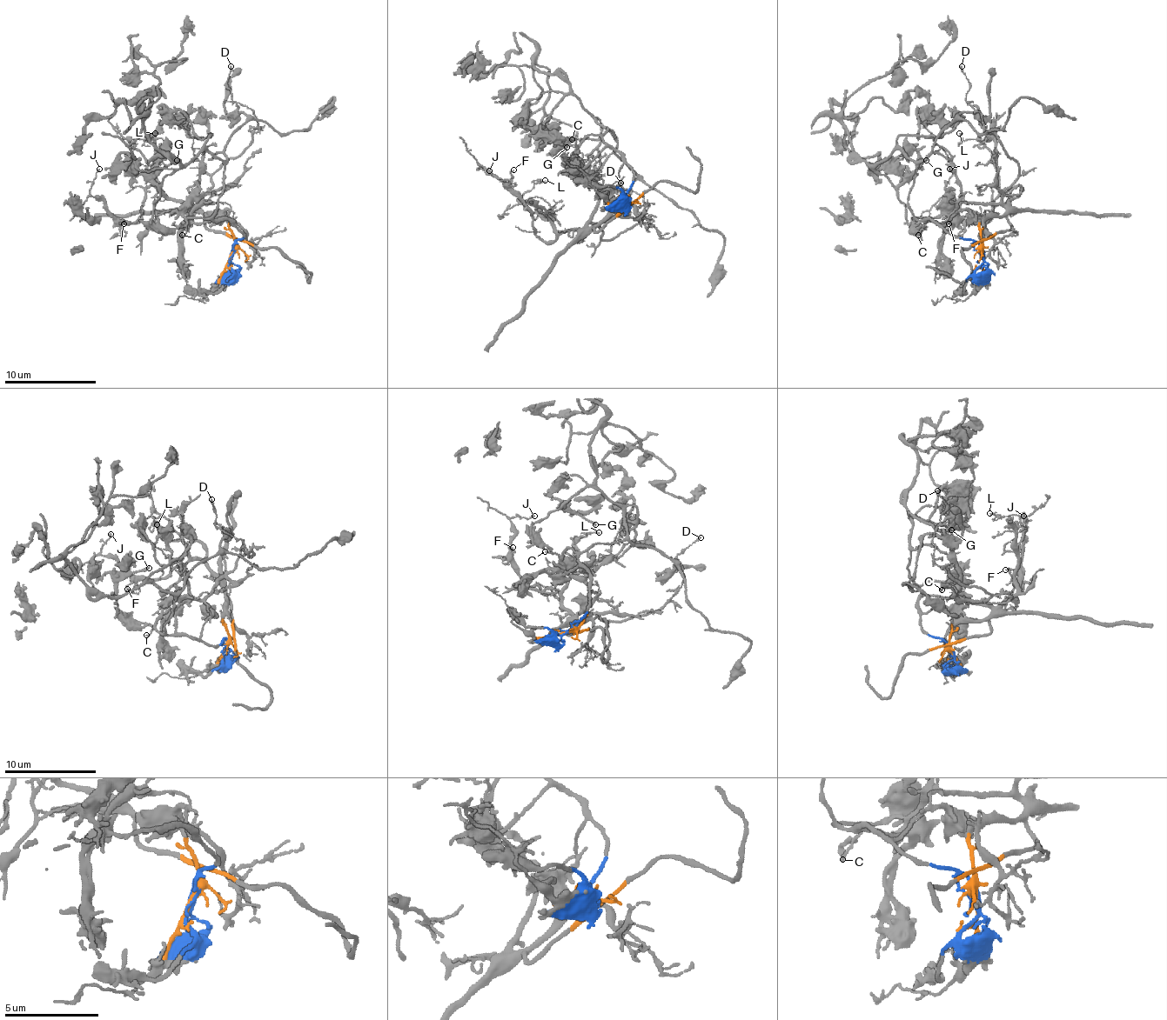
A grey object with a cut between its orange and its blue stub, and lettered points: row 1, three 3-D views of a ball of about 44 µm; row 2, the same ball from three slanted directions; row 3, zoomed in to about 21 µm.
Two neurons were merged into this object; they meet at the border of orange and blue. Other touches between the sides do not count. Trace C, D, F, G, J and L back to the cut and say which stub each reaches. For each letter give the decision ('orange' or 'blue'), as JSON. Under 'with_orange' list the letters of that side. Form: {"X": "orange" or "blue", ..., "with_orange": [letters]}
{"C": "blue", "D": "orange", "F": "orange", "G": "blue", "J": "orange", "L": "orange", "with_orange": ["D", "F", "J", "L"]}

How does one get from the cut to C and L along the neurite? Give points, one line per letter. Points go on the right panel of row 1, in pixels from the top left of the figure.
C: (982, 255), (970, 239), (913, 214), (915, 163), (899, 150), (874, 168), (908, 221), (924, 225), (917, 235)
L: (982, 255), (979, 223), (1004, 211), (1011, 200), (1000, 189), (997, 168), (982, 143), (958, 134)

